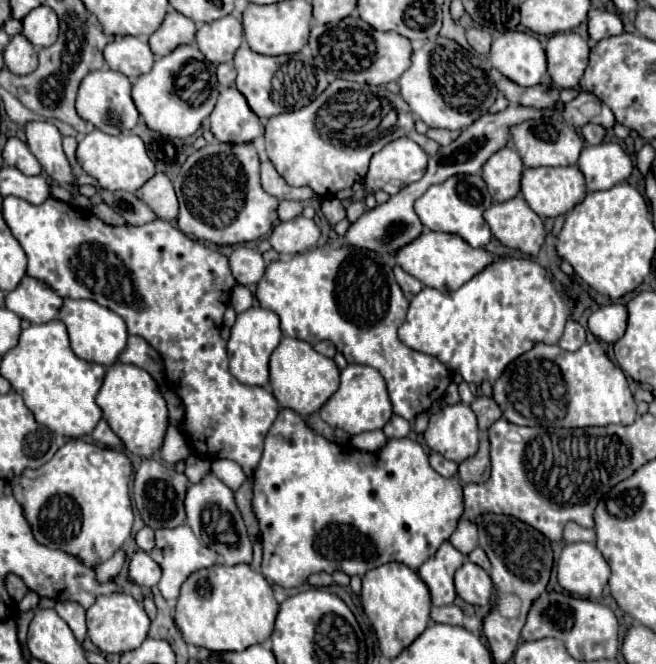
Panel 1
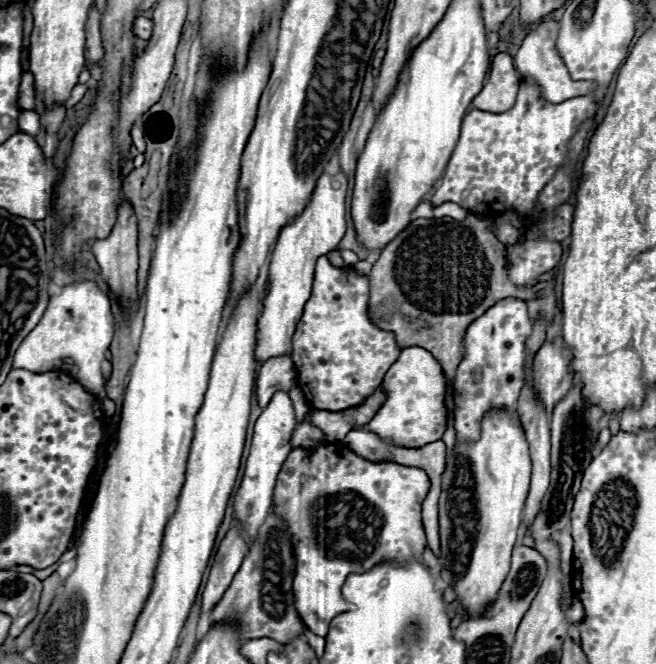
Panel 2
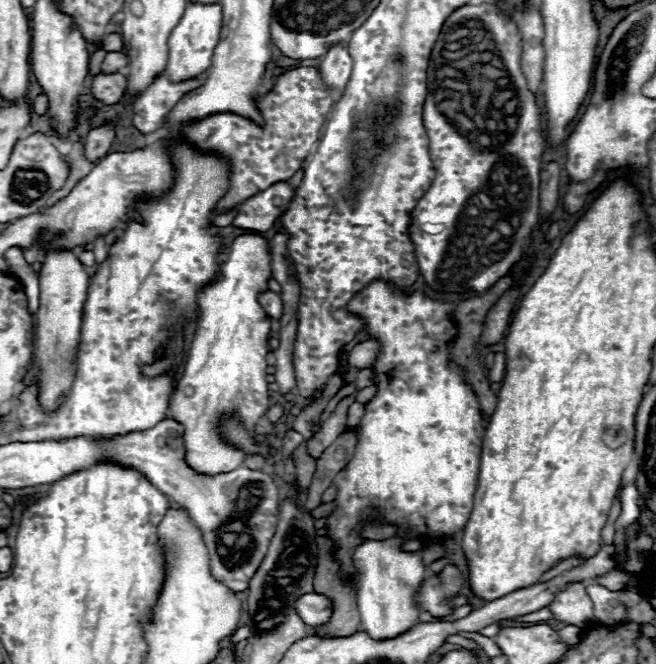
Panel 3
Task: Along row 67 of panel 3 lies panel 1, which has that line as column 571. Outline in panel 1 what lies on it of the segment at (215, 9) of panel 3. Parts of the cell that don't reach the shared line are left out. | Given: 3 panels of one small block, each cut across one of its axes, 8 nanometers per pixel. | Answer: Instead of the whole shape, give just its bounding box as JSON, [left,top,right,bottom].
[522,166,586,218]

